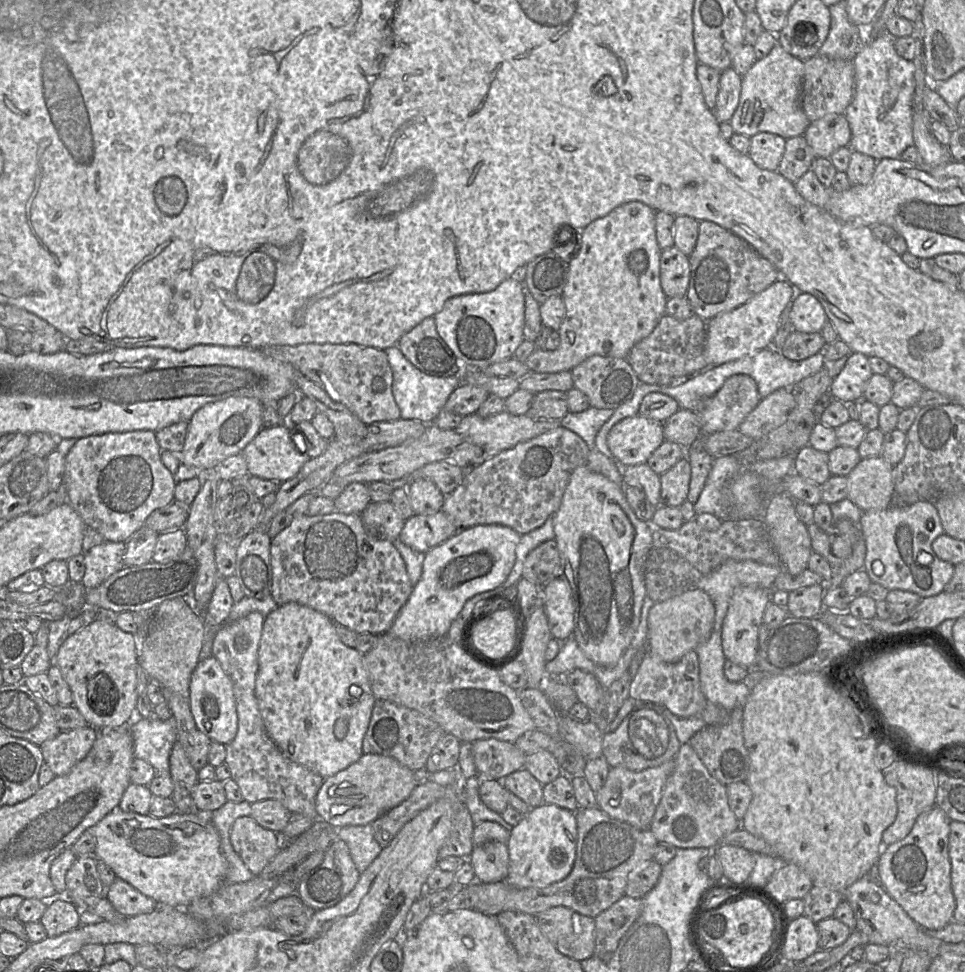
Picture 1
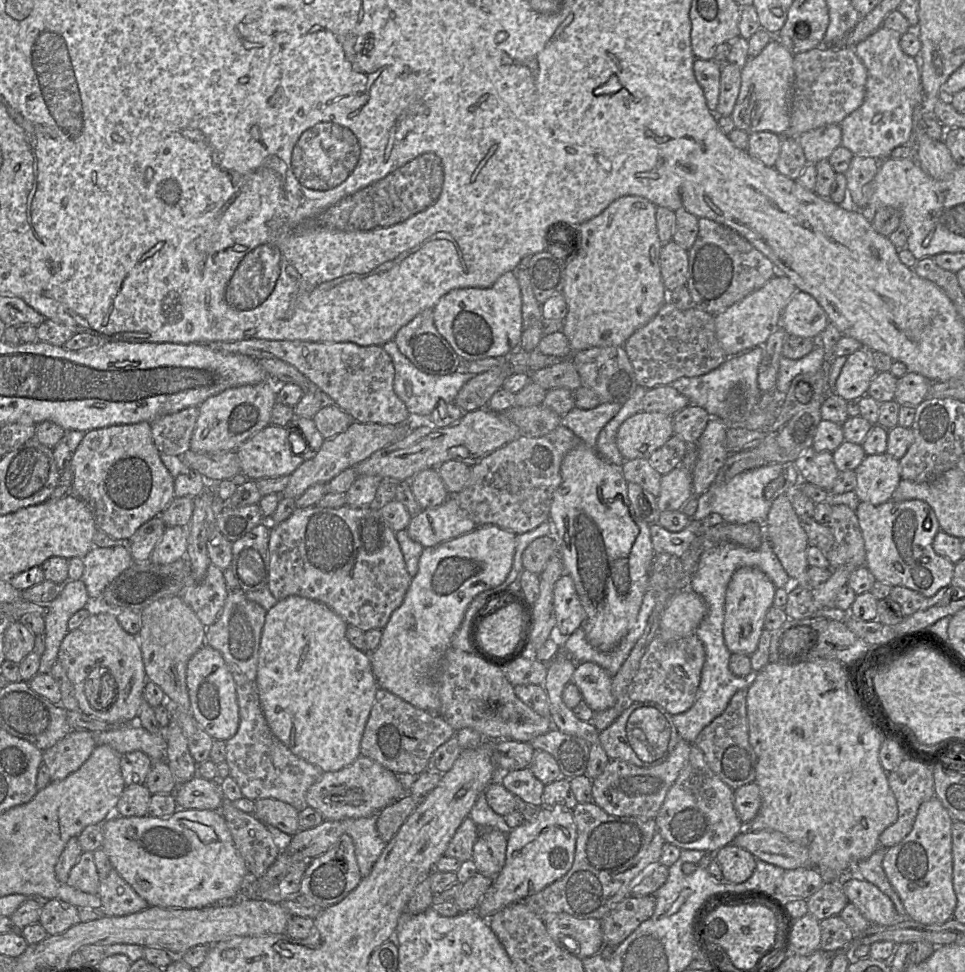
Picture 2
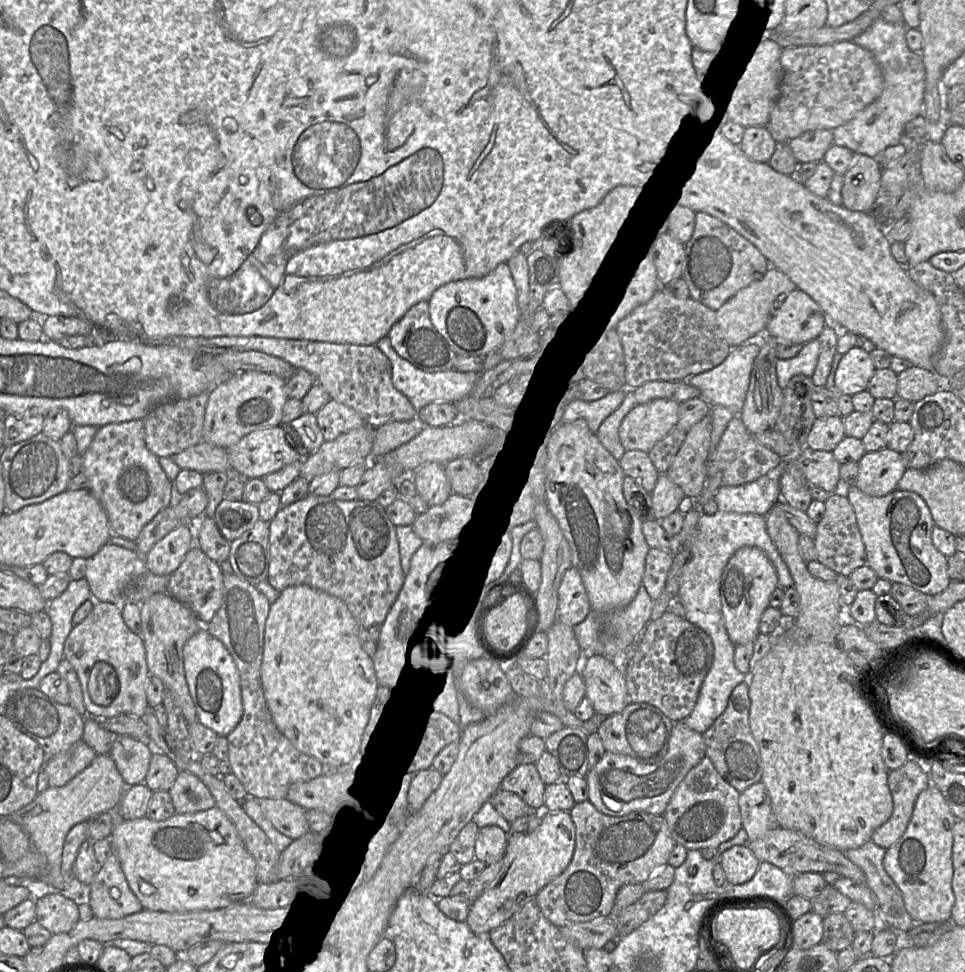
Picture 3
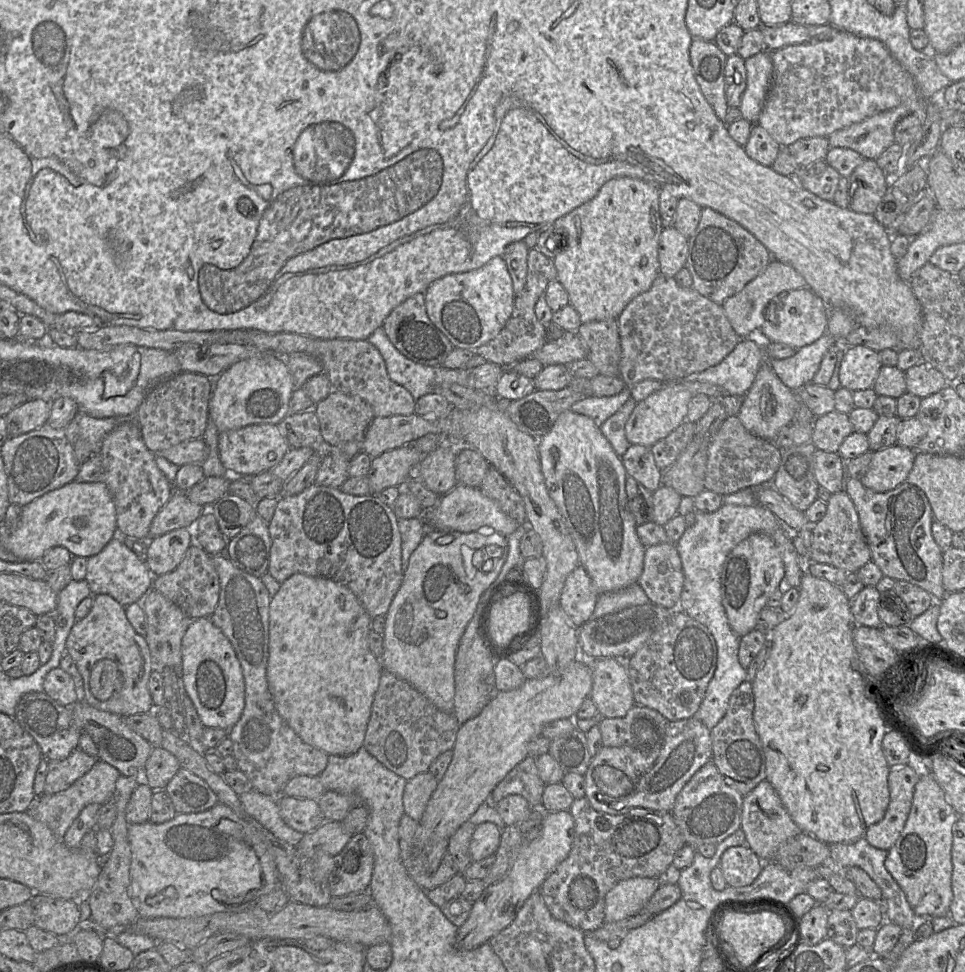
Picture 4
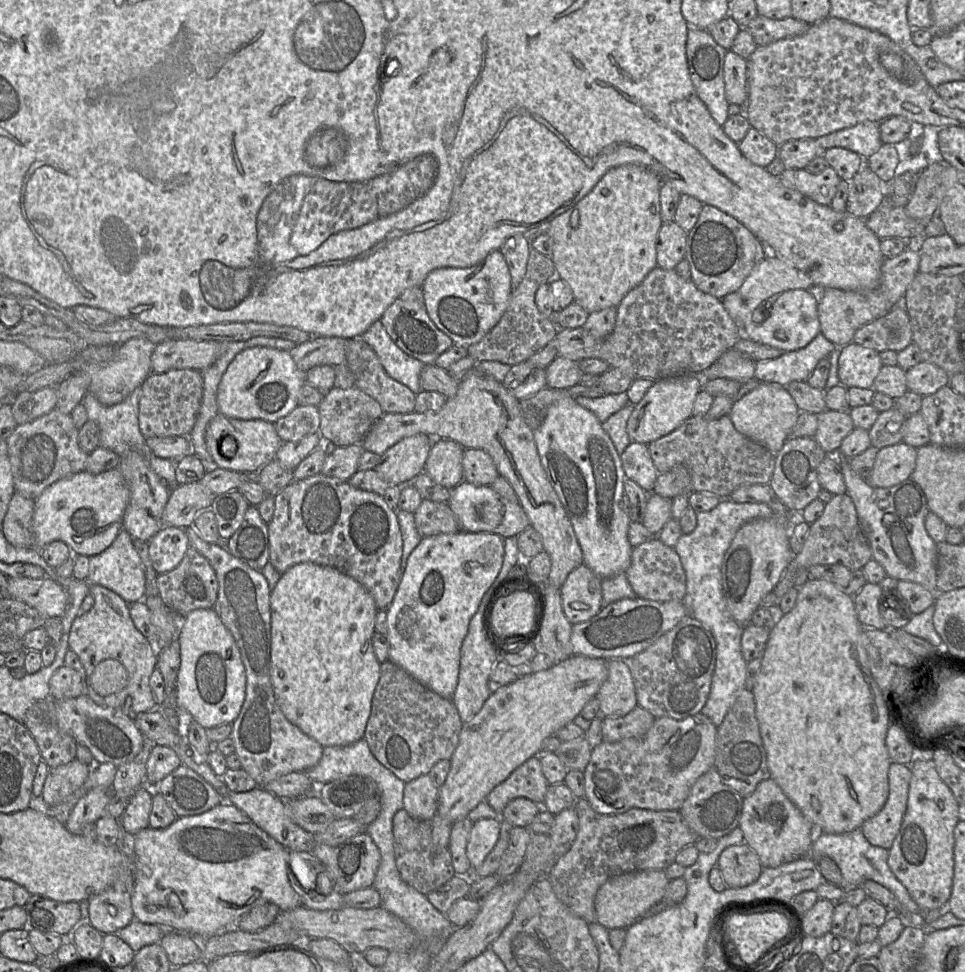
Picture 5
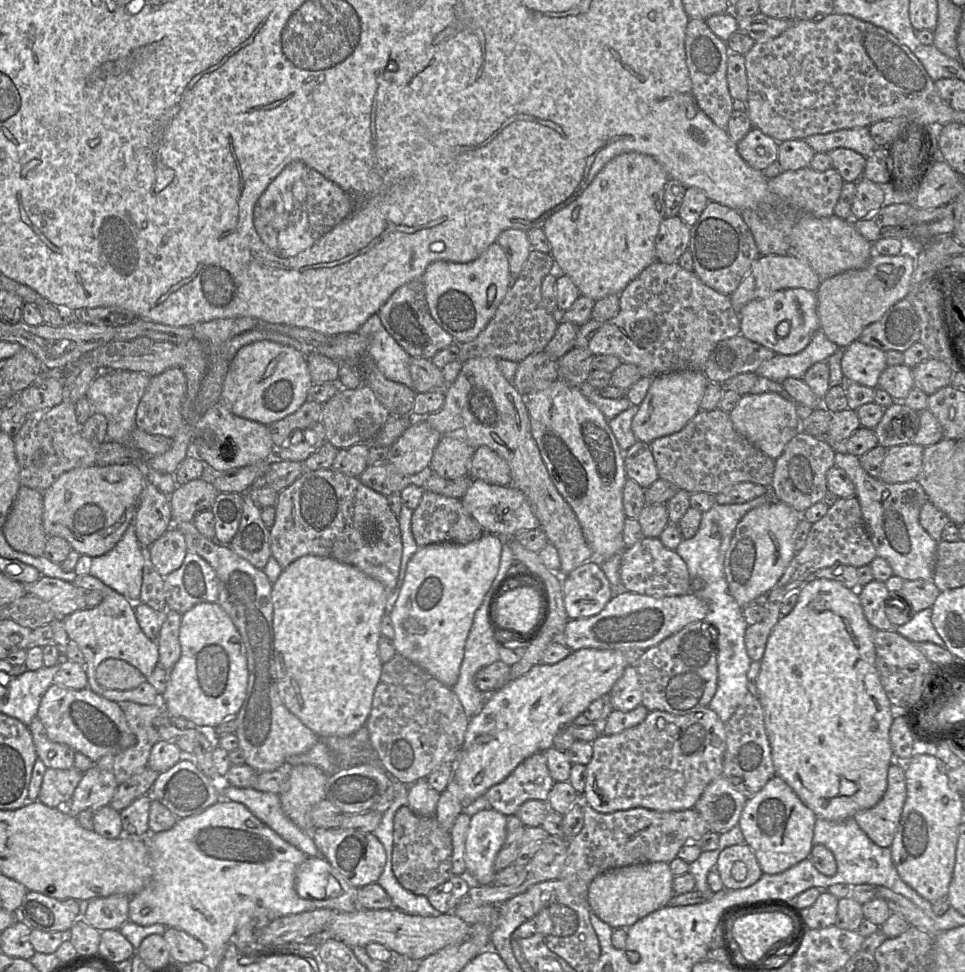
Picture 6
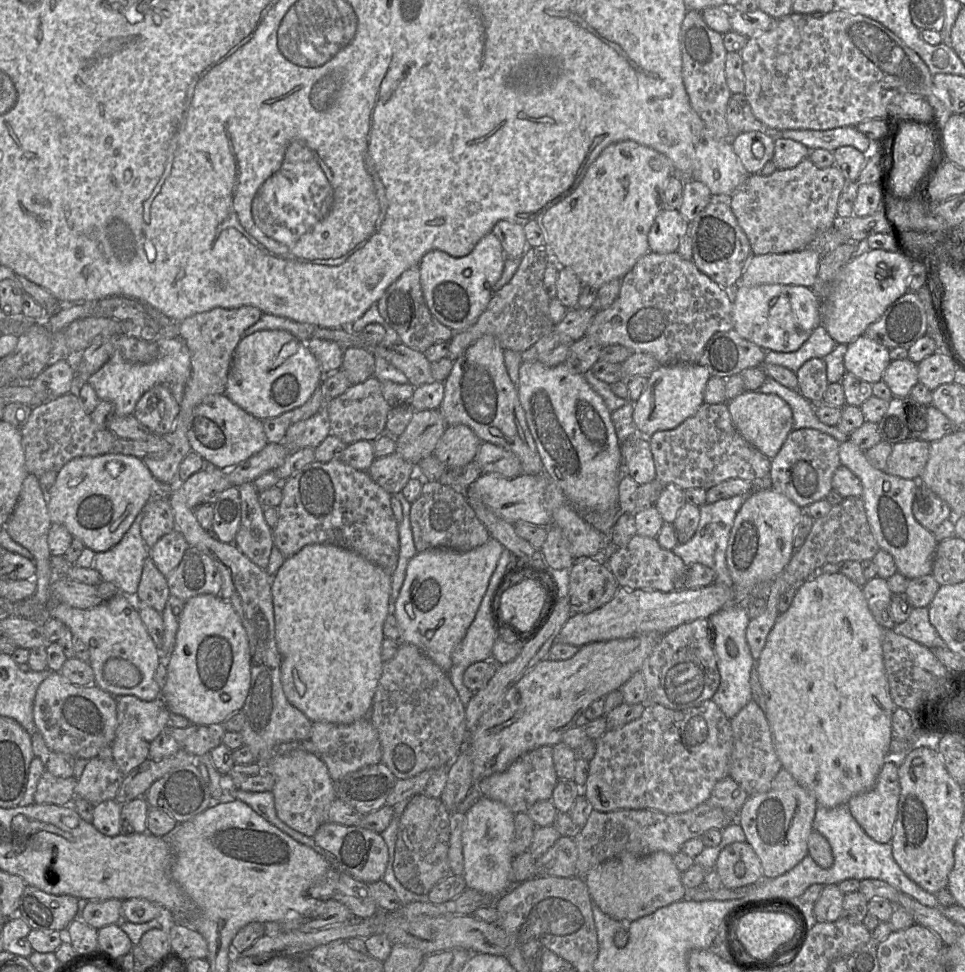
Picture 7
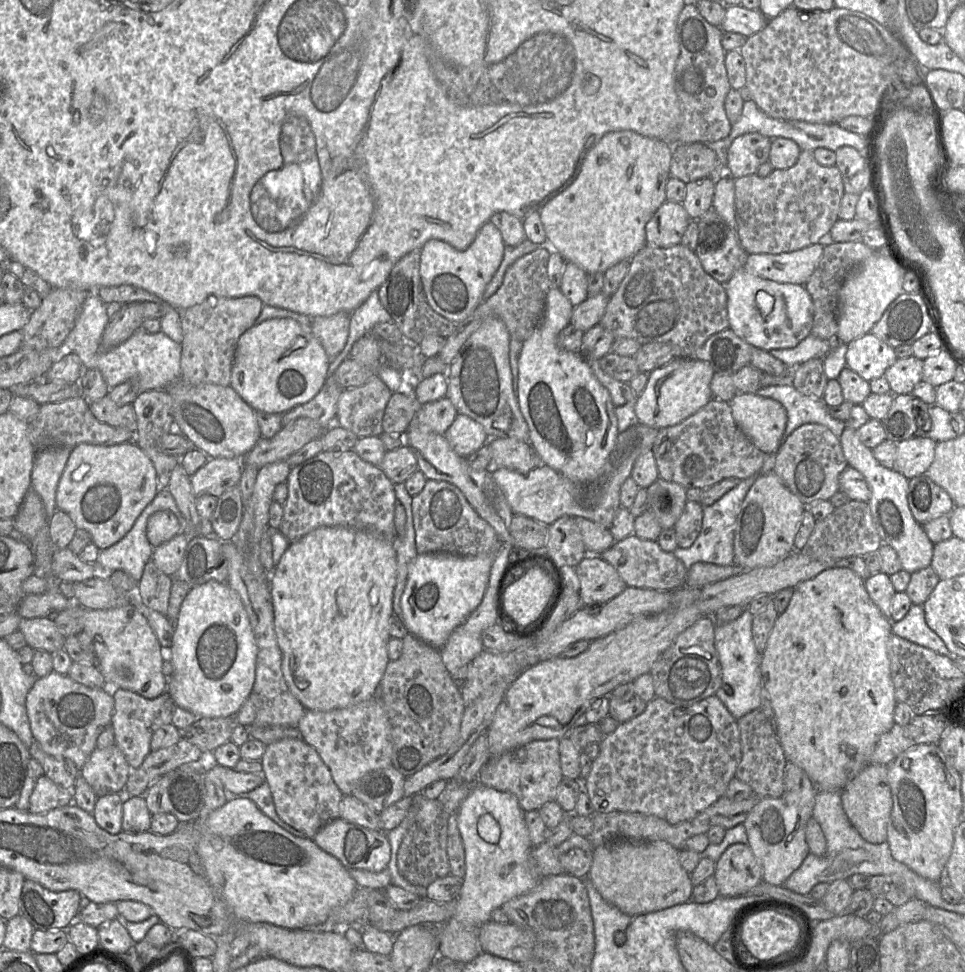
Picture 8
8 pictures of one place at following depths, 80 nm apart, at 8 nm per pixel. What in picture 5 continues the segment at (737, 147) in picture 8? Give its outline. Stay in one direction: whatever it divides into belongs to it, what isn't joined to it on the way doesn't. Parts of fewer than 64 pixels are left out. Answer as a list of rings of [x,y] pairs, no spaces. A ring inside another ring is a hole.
[[[750,127],[738,148],[751,163],[765,168],[778,156],[779,146]]]

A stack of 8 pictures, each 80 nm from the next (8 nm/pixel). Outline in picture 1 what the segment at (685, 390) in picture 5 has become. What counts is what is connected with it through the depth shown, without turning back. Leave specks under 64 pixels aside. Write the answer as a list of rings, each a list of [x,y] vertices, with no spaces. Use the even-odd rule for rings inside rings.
[[[637,414],[614,425],[607,436],[607,445],[614,460],[621,467],[647,463],[653,452],[665,441],[663,423]]]

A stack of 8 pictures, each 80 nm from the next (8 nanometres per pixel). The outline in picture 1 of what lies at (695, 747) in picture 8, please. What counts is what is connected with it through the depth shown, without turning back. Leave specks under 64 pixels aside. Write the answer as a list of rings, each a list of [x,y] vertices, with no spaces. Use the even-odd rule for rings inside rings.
[[[673,758],[659,766],[642,771],[631,771],[623,767],[610,767],[605,784],[595,793],[598,808],[610,817],[626,822],[639,830],[650,830],[664,786],[674,768],[675,760]]]

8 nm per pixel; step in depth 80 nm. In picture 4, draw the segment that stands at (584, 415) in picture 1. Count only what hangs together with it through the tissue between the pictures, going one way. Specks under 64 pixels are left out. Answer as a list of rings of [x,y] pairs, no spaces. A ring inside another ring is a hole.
[[[625,388],[620,393],[607,396],[587,396],[575,402],[570,410],[575,413],[590,417],[599,428],[606,419],[617,412],[630,398],[630,389]]]

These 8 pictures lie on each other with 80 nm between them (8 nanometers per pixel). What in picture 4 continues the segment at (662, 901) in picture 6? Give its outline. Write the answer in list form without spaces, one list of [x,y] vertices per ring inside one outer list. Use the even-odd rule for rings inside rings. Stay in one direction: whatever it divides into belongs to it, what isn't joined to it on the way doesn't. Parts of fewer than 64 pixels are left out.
[[[636,877],[618,882],[605,896],[605,923],[638,914],[660,887],[657,878]]]

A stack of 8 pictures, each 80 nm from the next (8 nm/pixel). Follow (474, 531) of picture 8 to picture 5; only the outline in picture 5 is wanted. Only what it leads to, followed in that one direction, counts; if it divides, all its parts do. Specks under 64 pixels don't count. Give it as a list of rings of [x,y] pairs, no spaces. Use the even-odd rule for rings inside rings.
[[[423,499],[414,513],[415,525],[421,537],[454,534],[462,530],[447,502]]]

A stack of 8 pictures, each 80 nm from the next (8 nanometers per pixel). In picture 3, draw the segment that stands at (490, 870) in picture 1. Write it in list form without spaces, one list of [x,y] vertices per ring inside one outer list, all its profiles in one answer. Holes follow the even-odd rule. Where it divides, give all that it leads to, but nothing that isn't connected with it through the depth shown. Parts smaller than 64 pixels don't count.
[[[496,825],[480,828],[475,842],[475,859],[487,866],[501,861],[505,855],[508,834]]]

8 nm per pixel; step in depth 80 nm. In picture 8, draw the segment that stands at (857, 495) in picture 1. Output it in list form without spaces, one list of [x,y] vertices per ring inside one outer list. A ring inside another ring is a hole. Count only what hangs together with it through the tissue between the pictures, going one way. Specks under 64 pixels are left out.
[[[918,436],[898,443],[893,470],[907,479],[923,475],[934,460],[937,442]]]

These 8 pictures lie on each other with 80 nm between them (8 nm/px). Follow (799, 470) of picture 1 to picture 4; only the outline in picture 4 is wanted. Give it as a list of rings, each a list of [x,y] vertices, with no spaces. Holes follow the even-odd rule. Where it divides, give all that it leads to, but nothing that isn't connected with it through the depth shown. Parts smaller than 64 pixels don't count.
[[[816,449],[813,458],[813,472],[817,484],[831,494],[845,489],[848,478],[845,461],[836,453]]]

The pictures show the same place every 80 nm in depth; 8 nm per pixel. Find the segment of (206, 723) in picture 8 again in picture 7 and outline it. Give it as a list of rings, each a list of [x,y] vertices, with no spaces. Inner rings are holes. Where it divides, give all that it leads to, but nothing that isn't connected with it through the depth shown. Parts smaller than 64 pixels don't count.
[[[190,724],[186,728],[169,725],[164,731],[167,731],[178,742],[181,749],[194,757],[210,753],[221,743],[225,733],[222,726],[196,724]]]

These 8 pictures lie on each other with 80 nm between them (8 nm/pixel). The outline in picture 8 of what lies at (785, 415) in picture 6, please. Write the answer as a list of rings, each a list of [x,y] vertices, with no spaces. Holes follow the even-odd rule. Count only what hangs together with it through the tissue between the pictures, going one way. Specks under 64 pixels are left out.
[[[737,393],[729,402],[741,431],[766,454],[776,454],[787,425],[787,411],[778,401],[755,393]]]

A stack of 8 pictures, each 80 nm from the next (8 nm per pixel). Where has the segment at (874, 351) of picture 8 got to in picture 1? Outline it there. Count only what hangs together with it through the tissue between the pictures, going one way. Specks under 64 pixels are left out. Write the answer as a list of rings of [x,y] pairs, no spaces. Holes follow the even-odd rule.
[[[851,352],[841,372],[832,379],[830,397],[845,404],[859,402],[872,374],[868,357],[860,352]]]

